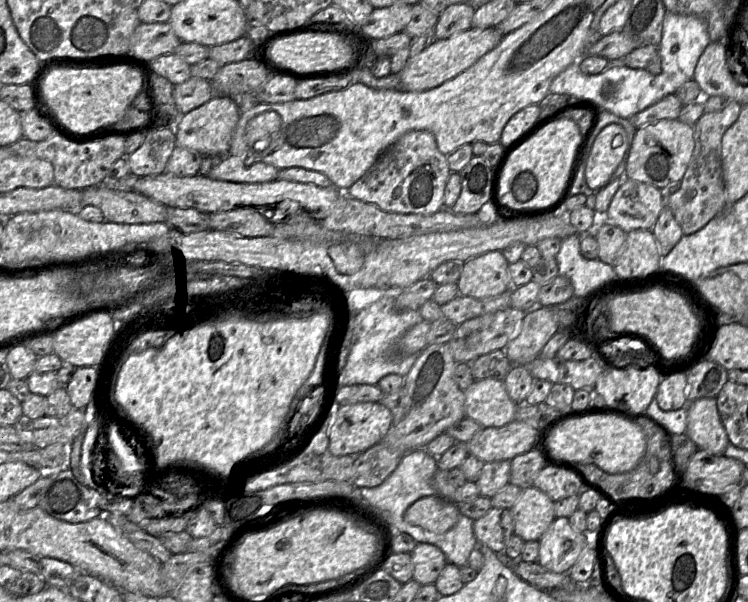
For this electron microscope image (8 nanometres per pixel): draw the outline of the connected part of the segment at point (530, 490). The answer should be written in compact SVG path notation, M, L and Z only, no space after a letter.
M532 485L522 488L510 512L513 532L524 542L539 541L555 519L554 501Z

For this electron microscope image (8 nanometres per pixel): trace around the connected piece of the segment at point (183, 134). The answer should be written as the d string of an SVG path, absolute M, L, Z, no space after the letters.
M214 96L210 101L181 115L174 125L176 145L200 152L203 156L227 155L241 111L232 98Z

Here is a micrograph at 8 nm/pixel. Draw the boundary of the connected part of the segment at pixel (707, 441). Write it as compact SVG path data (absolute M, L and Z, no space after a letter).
M716 397L688 402L686 432L697 445L711 454L723 455L730 441L717 408Z

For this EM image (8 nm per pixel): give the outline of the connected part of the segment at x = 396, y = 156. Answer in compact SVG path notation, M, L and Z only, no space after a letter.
M414 130L398 138L379 156L372 167L344 192L354 199L373 204L385 212L432 215L446 209L444 191L450 174L447 156L439 151L434 135L429 131Z

